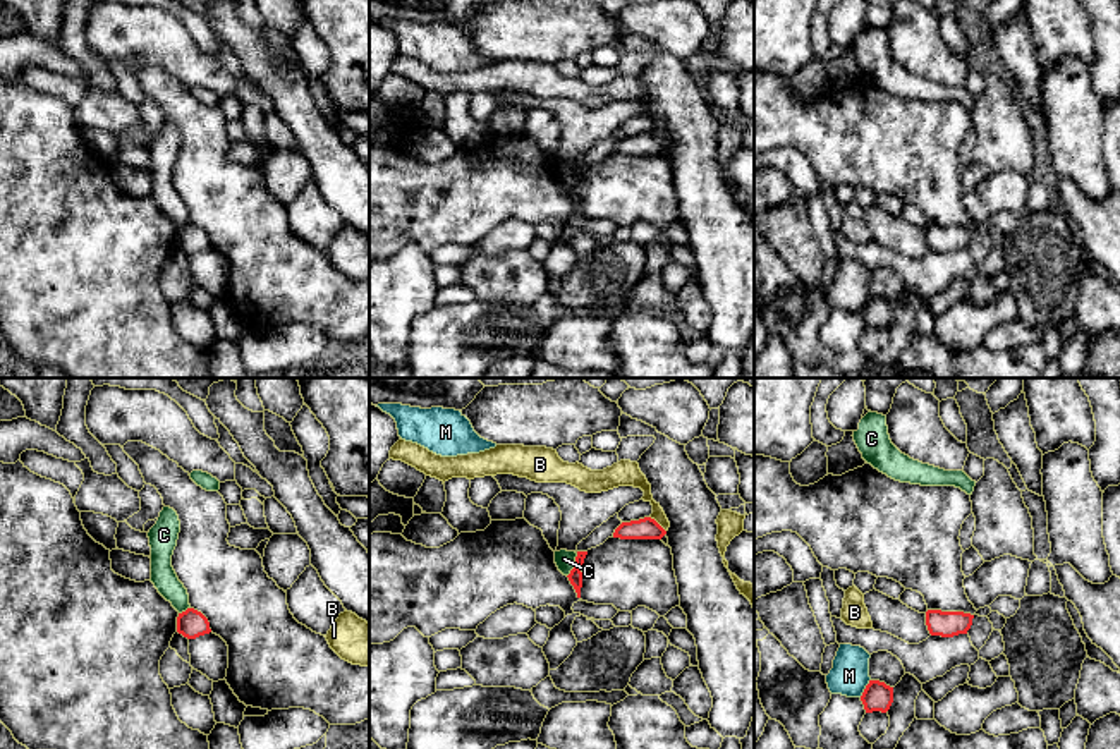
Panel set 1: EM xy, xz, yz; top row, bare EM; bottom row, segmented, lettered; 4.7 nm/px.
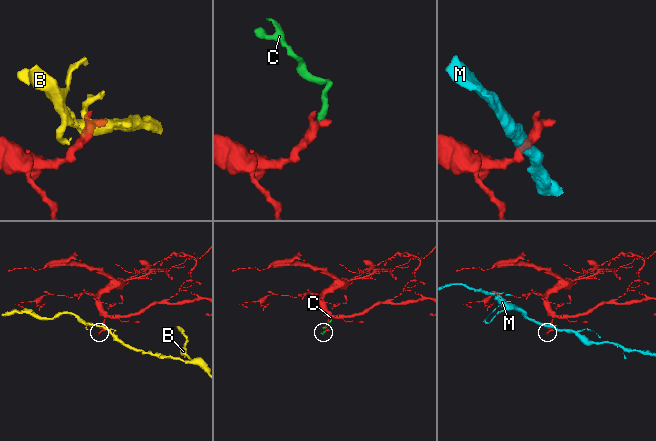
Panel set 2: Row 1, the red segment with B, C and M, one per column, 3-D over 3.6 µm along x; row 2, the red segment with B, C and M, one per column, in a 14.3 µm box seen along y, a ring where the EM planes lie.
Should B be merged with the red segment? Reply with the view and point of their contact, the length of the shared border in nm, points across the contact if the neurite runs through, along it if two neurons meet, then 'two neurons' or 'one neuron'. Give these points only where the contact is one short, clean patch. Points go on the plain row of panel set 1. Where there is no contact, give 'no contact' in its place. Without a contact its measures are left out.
contact xz (658, 140); length 110 nm; border xz (650, 131), (665, 146); two neurons

